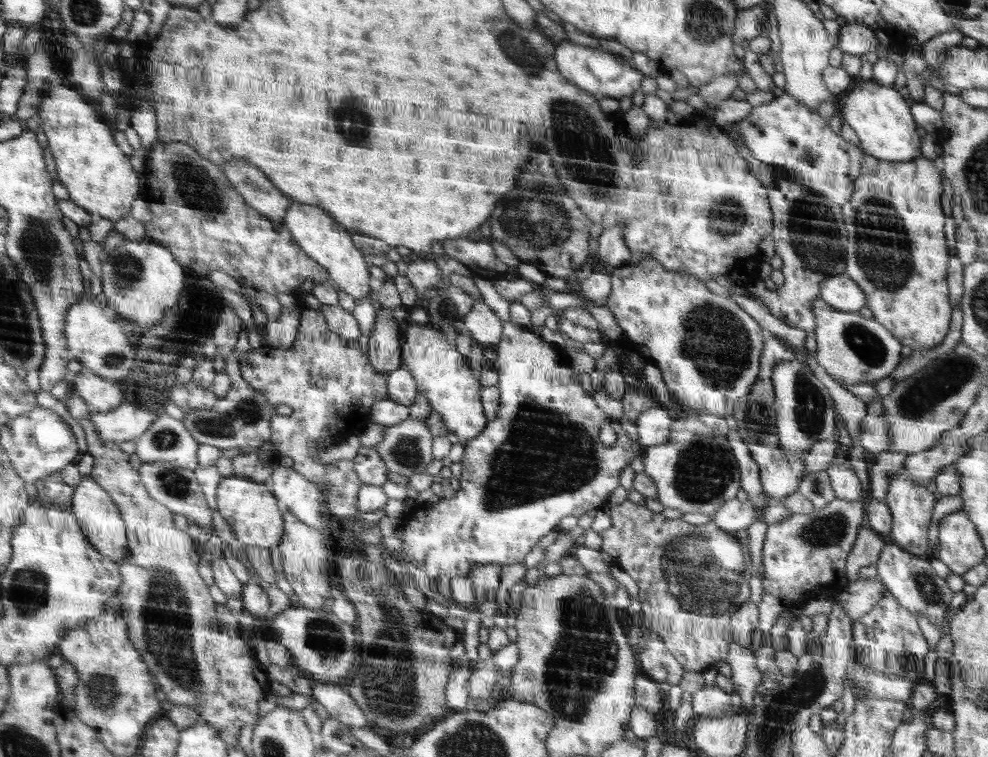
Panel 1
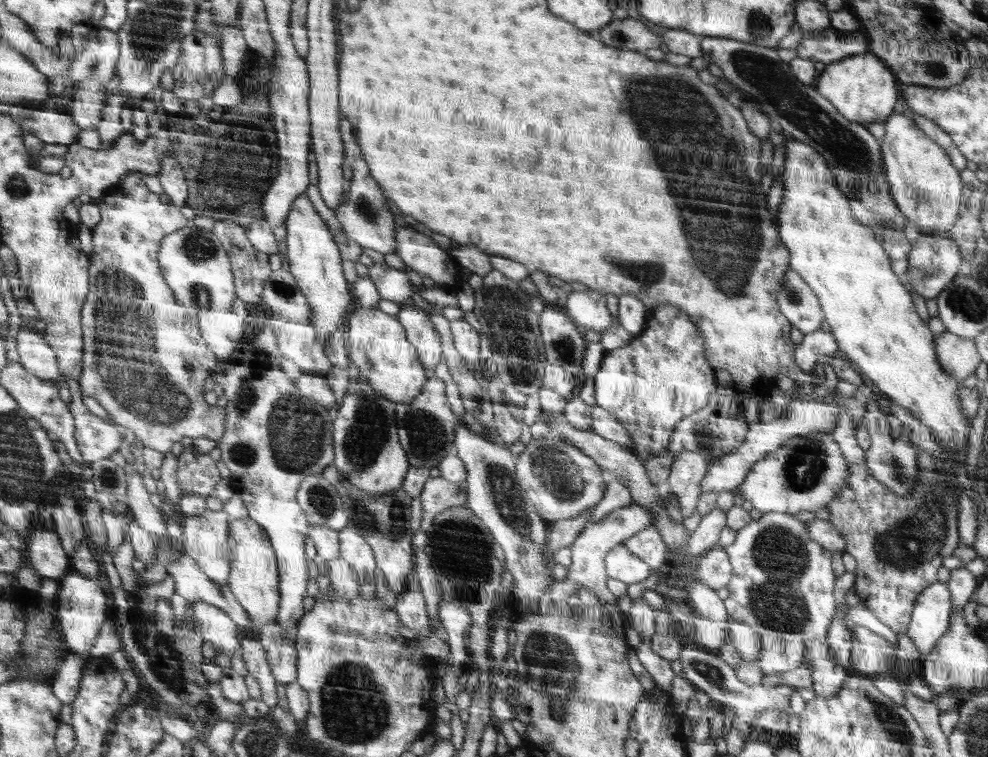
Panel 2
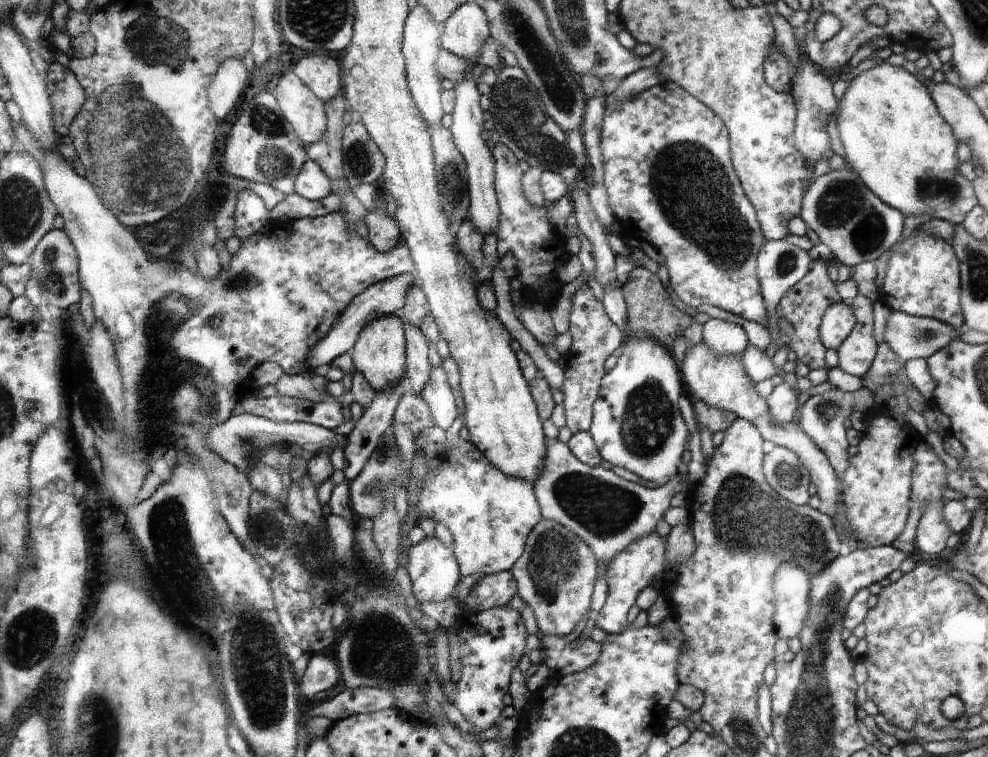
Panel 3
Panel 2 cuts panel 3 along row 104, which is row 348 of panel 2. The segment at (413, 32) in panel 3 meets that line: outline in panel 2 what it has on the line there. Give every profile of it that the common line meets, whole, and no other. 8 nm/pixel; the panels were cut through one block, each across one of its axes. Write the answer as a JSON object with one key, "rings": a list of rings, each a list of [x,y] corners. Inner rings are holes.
{"rings":[[[401,307],[397,317],[405,326],[405,333],[417,349],[423,366],[432,371],[441,362],[442,344],[429,316],[418,307]]]}

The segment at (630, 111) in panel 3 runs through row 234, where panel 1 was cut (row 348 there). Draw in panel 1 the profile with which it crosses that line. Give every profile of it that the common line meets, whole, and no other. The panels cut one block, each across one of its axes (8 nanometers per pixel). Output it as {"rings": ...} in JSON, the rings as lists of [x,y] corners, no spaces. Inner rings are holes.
{"rings":[[[642,259],[635,266],[627,265],[615,268],[613,272],[611,272],[610,278],[612,279],[613,287],[612,294],[606,298],[608,301],[607,306],[612,311],[612,314],[614,314],[618,326],[622,328],[624,335],[623,343],[639,343],[648,348],[648,352],[650,352],[651,356],[649,361],[654,363],[654,365],[661,370],[667,390],[677,396],[679,403],[690,406],[690,408],[694,408],[700,413],[717,414],[721,417],[732,415],[738,399],[752,392],[760,376],[758,374],[758,364],[761,364],[760,354],[762,354],[762,344],[765,344],[765,342],[762,342],[764,329],[760,328],[760,324],[758,324],[752,316],[748,316],[738,304],[734,304],[732,299],[726,299],[722,298],[722,296],[718,296],[718,294],[712,294],[712,292],[706,288],[705,284],[694,275],[688,272],[665,270],[665,267],[656,259]]]}

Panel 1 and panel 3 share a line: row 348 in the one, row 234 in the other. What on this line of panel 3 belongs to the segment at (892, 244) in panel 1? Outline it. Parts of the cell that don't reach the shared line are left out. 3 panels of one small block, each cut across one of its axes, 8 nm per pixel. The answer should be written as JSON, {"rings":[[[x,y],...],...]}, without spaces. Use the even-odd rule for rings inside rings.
{"rings":[[[920,228],[914,230],[907,240],[896,246],[890,254],[886,268],[881,297],[890,311],[902,311],[917,317],[938,319],[940,322],[953,326],[955,329],[964,322],[964,311],[961,307],[961,269],[957,255],[950,242],[937,236],[926,234]]]}

